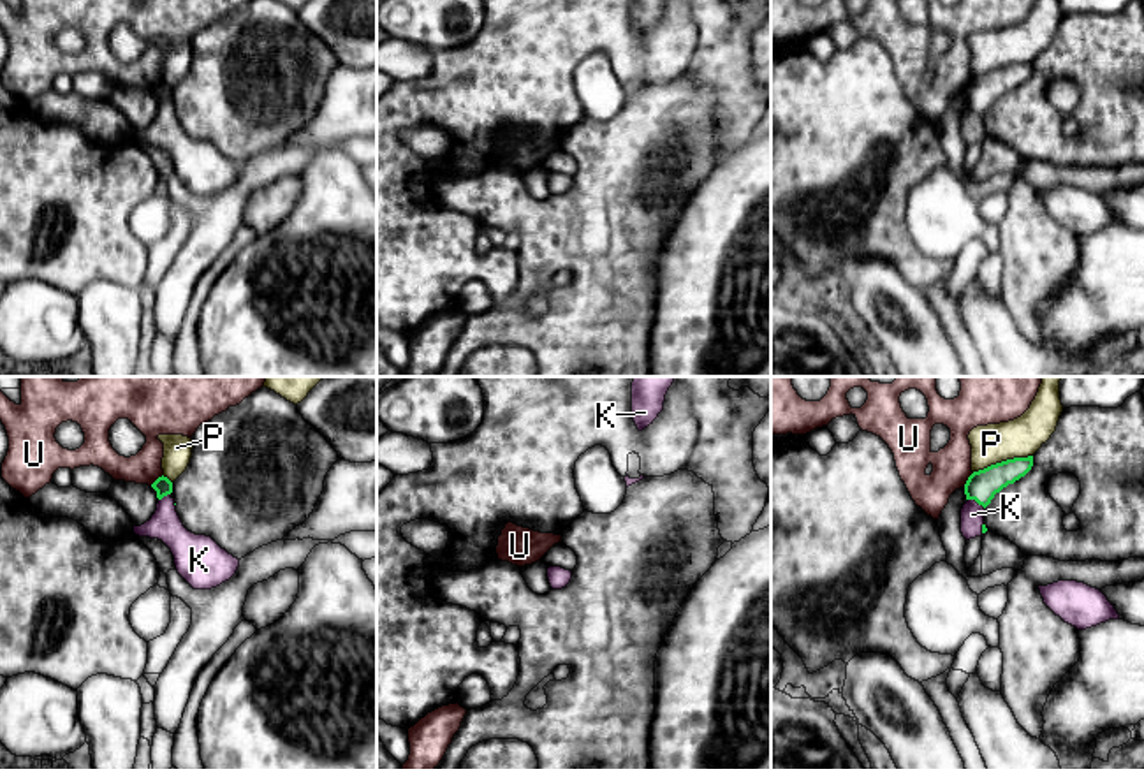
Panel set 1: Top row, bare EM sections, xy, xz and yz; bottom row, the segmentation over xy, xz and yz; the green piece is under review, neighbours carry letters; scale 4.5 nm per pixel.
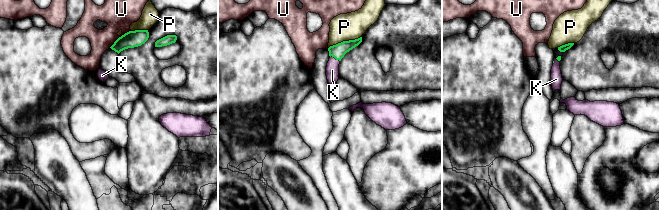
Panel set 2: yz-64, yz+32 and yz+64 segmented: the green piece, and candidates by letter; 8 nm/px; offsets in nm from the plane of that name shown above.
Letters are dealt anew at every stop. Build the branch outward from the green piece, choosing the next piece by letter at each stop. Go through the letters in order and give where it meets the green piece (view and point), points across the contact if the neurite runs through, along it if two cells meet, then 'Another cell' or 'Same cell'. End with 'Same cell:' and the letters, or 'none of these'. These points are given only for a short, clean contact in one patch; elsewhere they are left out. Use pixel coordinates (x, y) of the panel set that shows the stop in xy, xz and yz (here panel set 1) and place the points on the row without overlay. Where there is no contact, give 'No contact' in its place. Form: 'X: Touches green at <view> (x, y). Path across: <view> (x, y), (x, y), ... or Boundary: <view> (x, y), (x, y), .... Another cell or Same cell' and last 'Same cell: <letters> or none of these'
K: Touches green at yz (977, 108). Path across: yz (981, 92), (977, 108), (972, 120). Same cell
P: Touches green at yz (1002, 67). Boundary: yz (1032, 60), (1007, 64), (974, 78). Another cell
U: Touches green at yz (968, 85). Boundary: yz (974, 78), (963, 92). Another cell
Same cell: K

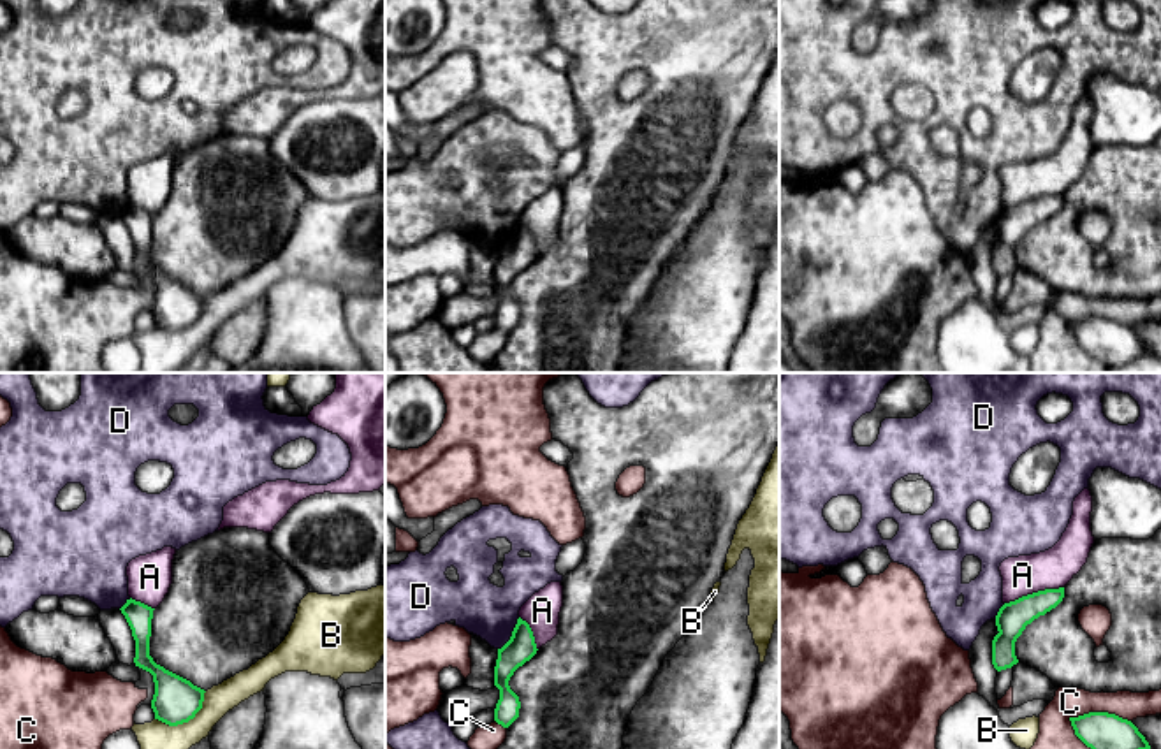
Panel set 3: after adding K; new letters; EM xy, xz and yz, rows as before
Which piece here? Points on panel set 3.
A: Touches green at yz (1033, 199). Another cell
B: Touches green at xy (187, 327). Another cell
C: Touches green at yz (1084, 349). Another cell
D: Touches green at xz (512, 239). Another cell
Same cell: none of these

